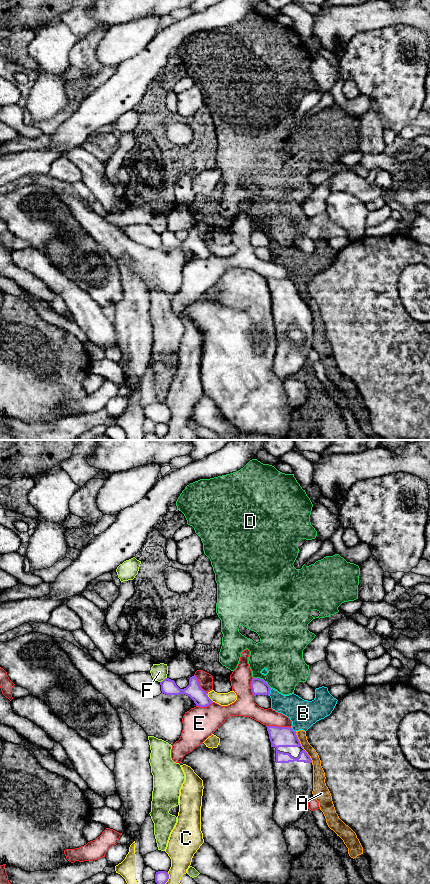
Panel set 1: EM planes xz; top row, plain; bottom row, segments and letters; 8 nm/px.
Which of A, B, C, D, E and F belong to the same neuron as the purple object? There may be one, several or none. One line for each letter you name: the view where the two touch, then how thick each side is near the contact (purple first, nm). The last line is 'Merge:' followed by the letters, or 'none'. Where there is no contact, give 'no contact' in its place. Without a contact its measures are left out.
Merge: none

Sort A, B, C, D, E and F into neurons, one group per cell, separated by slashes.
A B / C / D / E / F

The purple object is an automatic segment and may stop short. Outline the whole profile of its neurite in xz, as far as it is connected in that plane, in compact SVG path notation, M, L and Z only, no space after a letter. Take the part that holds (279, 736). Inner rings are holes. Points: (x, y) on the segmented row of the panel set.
M266 726L275 773L273 819L282 829L299 820L313 797L313 765L290 727Z

